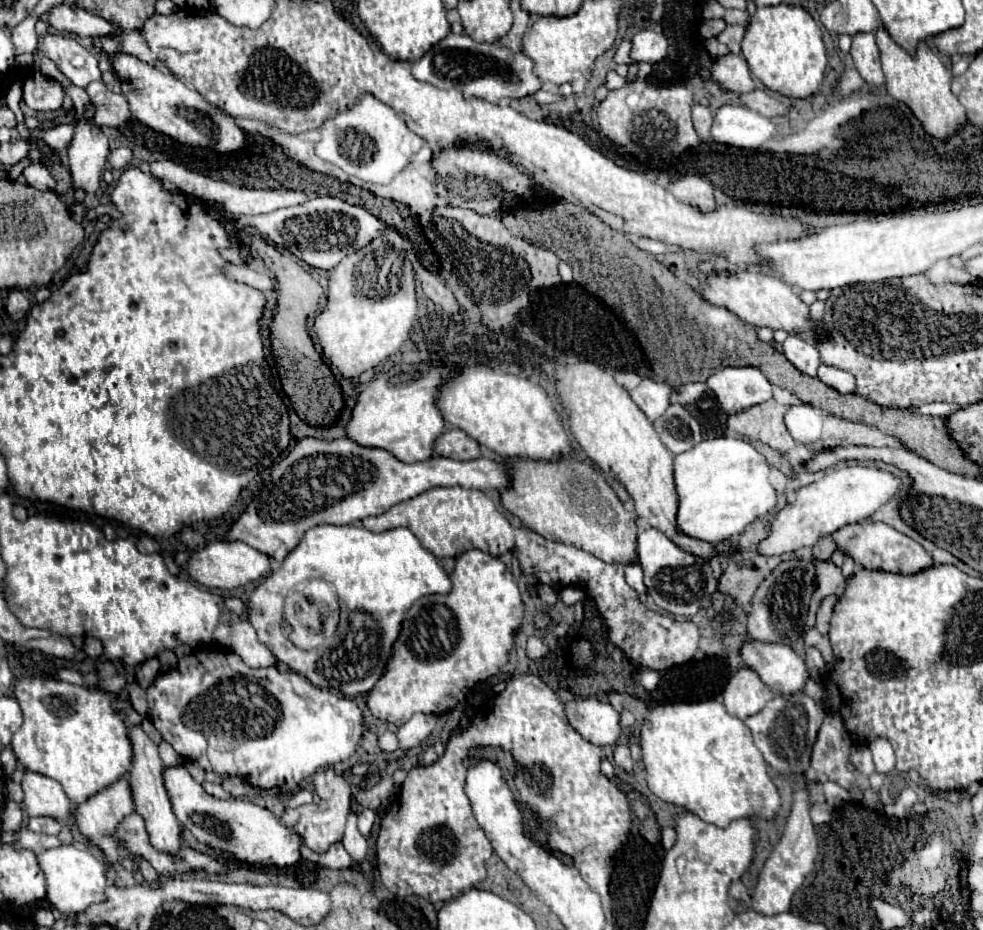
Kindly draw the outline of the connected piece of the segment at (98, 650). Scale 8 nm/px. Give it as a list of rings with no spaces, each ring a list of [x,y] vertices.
[[[87,637],[83,643],[83,649],[91,659],[99,659],[103,655],[103,643],[97,637]]]

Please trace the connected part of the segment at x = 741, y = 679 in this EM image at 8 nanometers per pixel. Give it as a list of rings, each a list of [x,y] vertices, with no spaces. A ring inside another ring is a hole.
[[[739,669],[727,683],[723,691],[725,709],[735,717],[751,717],[761,711],[767,701],[773,697],[773,691],[759,679],[753,669]]]

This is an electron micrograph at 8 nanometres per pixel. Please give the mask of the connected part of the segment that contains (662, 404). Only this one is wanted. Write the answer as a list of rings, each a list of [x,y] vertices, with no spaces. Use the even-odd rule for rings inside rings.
[[[643,379],[633,391],[631,391],[633,401],[639,405],[639,409],[647,415],[649,421],[655,421],[665,413],[669,407],[669,397],[671,397],[671,387],[661,381],[653,379]]]

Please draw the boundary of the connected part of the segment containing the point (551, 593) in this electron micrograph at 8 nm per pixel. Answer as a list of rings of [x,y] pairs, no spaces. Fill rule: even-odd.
[[[539,585],[537,587],[537,591],[539,591],[539,597],[543,599],[543,603],[545,605],[555,605],[557,603],[557,593],[555,593],[555,589],[553,587],[547,587],[547,585]]]

